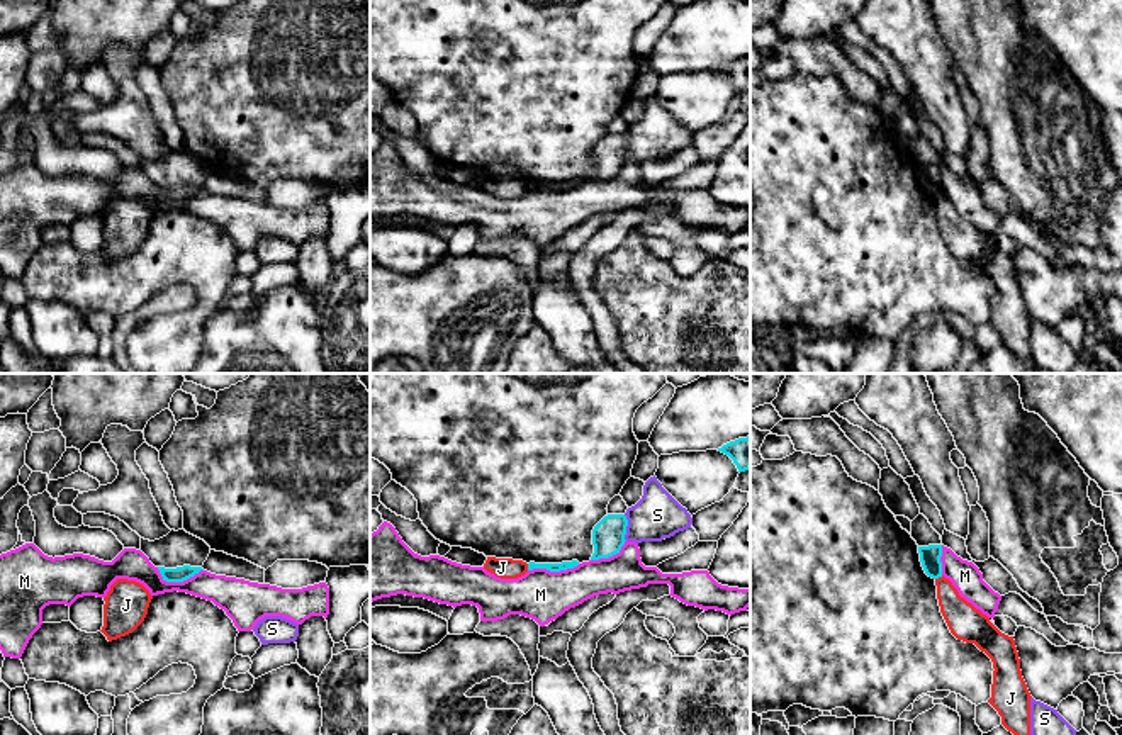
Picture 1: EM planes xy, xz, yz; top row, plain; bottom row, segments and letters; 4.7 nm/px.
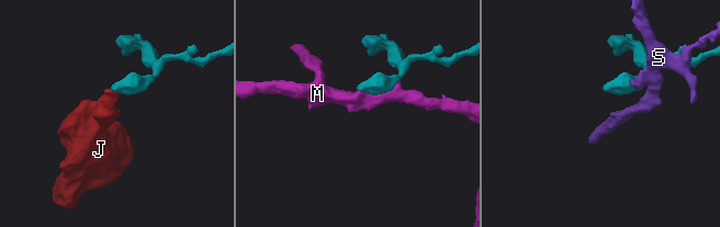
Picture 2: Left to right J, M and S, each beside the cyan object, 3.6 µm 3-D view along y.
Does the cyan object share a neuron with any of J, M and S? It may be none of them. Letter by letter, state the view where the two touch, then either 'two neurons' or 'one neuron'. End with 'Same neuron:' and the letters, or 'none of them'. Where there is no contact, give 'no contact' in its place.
J: meets cyan in yz; two neurons
M: meets cyan in xy; two neurons
S: meets cyan in xz; two neurons
Same neuron: none of them

